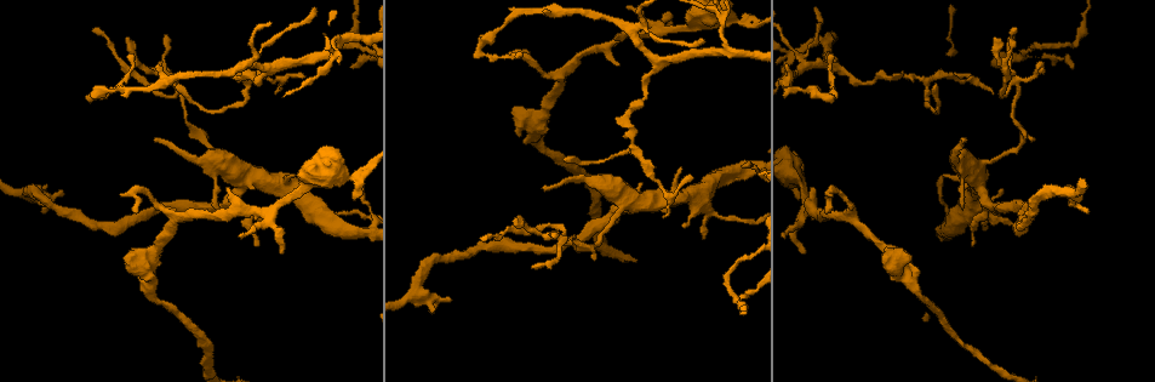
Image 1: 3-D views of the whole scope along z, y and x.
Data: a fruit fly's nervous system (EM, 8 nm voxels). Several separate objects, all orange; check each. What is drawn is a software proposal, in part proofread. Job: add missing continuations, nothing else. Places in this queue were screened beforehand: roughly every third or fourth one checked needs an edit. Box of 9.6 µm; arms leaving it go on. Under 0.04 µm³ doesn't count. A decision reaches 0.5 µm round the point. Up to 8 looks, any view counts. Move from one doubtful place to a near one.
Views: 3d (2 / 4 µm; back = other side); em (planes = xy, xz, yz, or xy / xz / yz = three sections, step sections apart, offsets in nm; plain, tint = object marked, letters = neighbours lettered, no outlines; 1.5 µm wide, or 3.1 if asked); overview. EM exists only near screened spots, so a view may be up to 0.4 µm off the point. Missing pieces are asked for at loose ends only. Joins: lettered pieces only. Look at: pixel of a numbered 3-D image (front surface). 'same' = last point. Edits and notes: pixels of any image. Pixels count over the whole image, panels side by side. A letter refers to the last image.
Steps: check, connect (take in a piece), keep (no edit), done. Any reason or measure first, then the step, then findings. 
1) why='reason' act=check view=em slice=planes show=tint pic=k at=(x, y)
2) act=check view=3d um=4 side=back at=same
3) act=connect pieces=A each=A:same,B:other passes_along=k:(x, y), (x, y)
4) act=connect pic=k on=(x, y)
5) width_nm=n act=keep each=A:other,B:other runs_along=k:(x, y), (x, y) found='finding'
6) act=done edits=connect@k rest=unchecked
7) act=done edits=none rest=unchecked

why='tapers out' act=check view=3d um=2 pic=1 at=(516, 52)

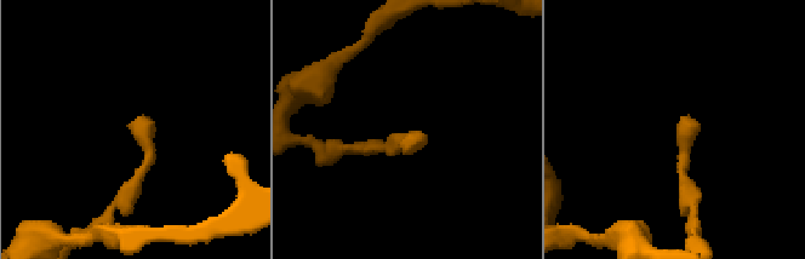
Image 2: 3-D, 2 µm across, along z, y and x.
act=check view=em slice=xy step=4 show=letters pic=2 at=(681, 117)

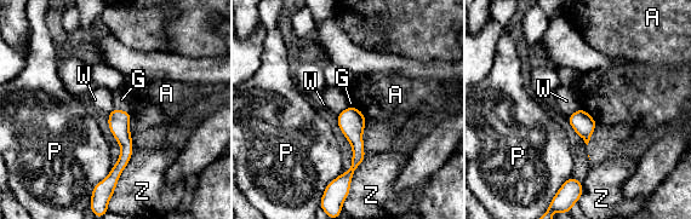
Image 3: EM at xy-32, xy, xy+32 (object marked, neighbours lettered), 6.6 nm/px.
act=keep each=A:other,G:other,P:other,W:other,Z:other runs_along=3:(352, 109), (357, 160), (343, 182) found='no lettered piece goes on from it'

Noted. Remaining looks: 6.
why='branch stops here' act=check view=3d um=2 pic=1 at=(534, 269)

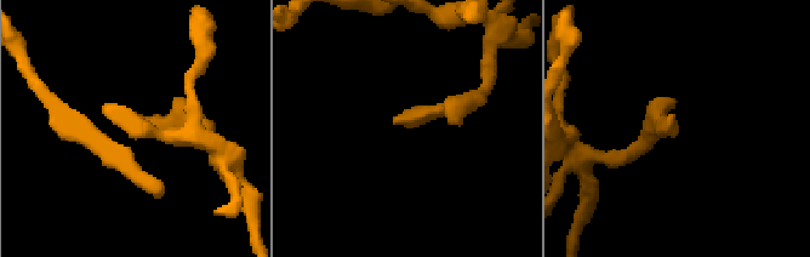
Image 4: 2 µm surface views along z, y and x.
why='shape alone is not enough' act=check view=em slice=yz step=4 show=letters pic=4 at=(670, 124)

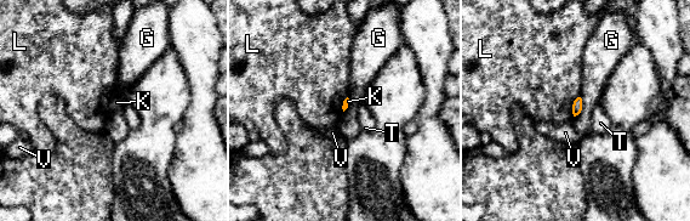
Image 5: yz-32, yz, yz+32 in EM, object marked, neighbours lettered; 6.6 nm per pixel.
why='another direction' act=check view=em slice=planes show=letters at=same

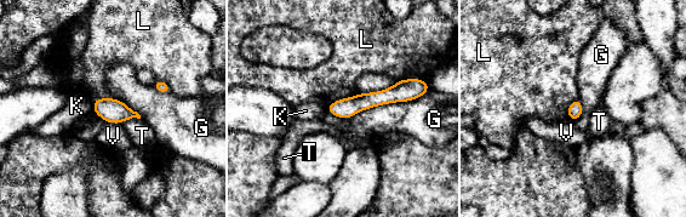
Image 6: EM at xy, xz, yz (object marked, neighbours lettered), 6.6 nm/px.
act=keep each=G:other,K:other,L:other,T:other,V:other border=6:(359, 93), (341, 97), (325, 107) found='none of them fits'

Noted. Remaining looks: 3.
why='tapers out' act=check view=3d um=4 pic=1 at=(527, 51)

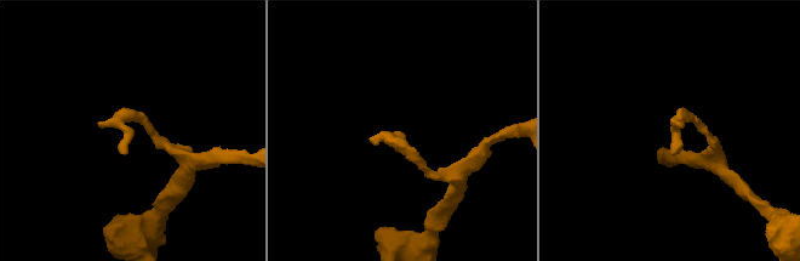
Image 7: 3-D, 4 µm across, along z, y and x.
why='now the EM' act=check view=em slice=planes show=letters pic=7 at=(676, 152)

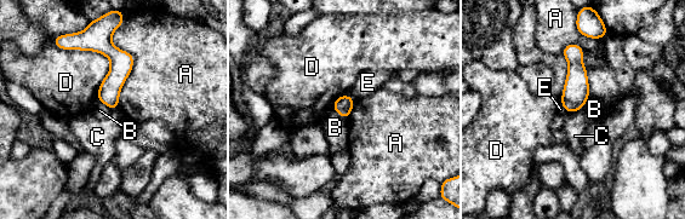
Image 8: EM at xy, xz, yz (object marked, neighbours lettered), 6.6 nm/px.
act=keep each=A:other,B:other,C:other,D:other,E:other runs_along=8:(106, 32), (115, 56), (115, 105) found='no lettered piece goes on from it'

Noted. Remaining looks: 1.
act=done edits=none rest=unchecked

